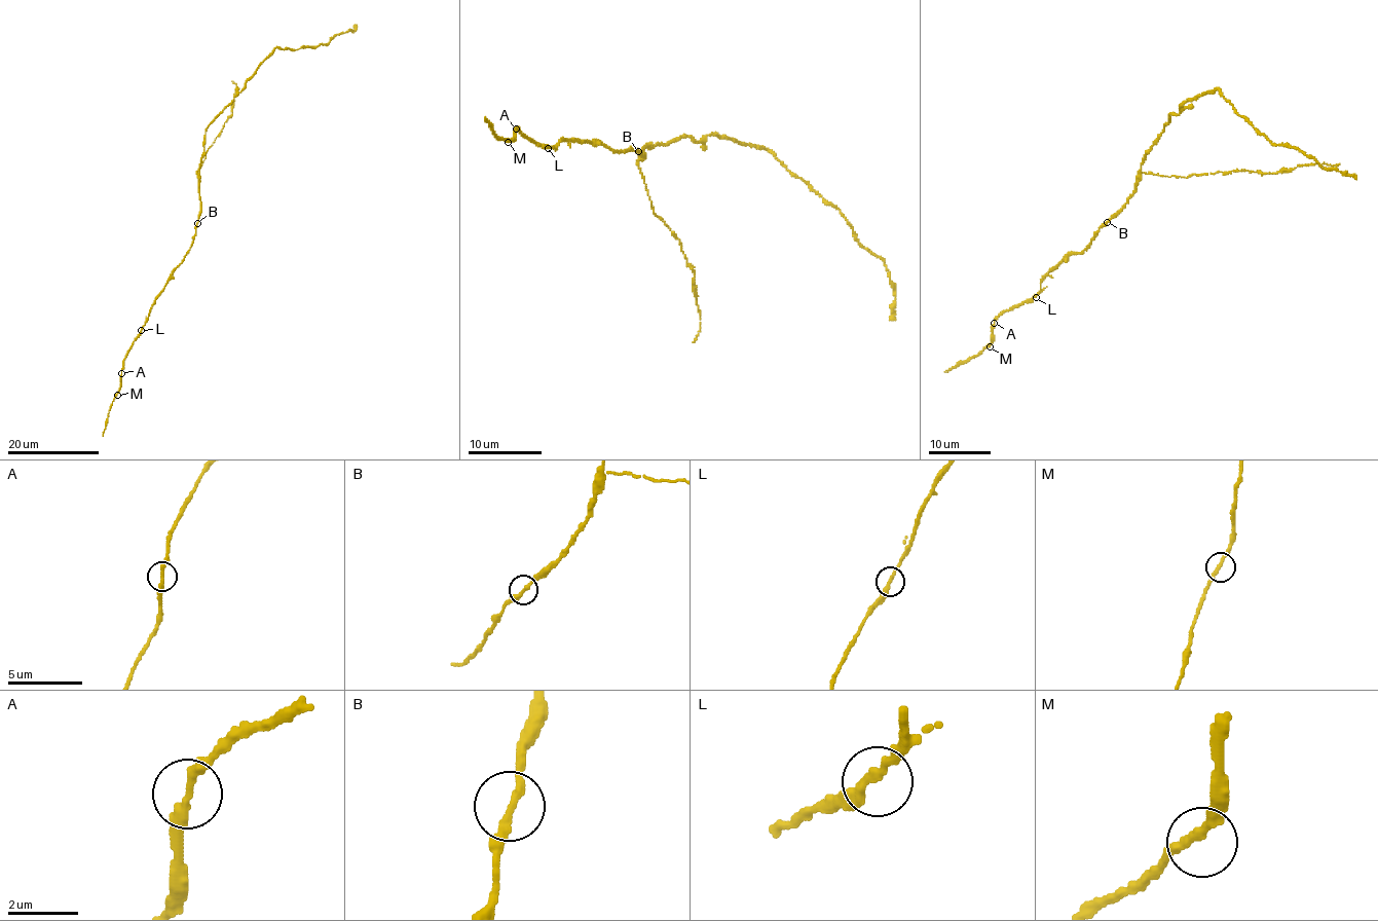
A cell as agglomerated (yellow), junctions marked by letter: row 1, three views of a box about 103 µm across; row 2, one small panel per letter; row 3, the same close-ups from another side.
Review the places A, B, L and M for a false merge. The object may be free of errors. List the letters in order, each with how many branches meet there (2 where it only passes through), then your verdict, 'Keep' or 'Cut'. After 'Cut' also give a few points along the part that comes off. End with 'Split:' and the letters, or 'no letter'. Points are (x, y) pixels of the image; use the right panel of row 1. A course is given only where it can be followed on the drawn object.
A: Branches: 2. Keep
B: Branches: 2. Keep
L: Branches: 2. Keep
M: Branches: 2. Keep
Split: no letter

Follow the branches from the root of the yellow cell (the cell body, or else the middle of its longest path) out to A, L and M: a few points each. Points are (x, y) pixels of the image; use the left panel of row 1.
A: (199, 171), (200, 215), (193, 242), (155, 300), (148, 320), (123, 360), (121, 373)
L: (199, 171), (200, 215), (193, 242), (155, 300), (141, 330)
M: (199, 171), (200, 215), (193, 242), (123, 360), (117, 395)

